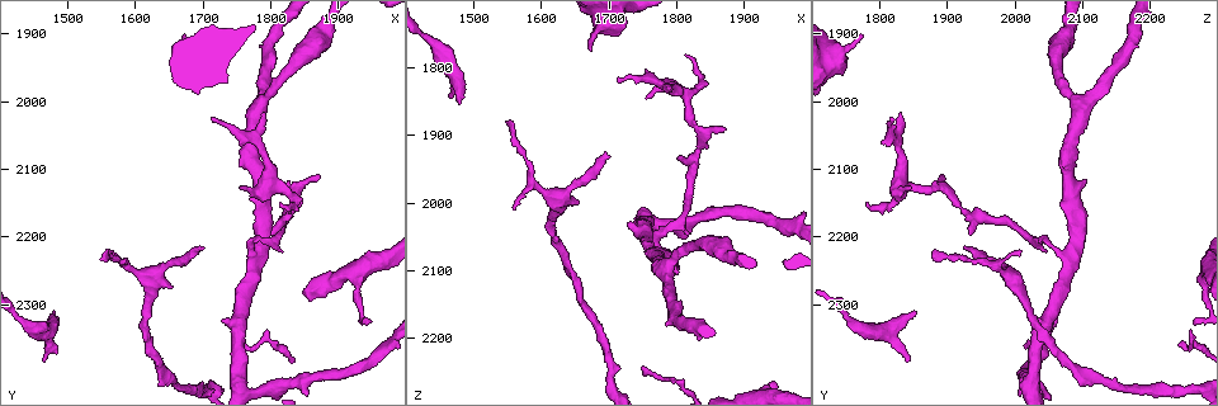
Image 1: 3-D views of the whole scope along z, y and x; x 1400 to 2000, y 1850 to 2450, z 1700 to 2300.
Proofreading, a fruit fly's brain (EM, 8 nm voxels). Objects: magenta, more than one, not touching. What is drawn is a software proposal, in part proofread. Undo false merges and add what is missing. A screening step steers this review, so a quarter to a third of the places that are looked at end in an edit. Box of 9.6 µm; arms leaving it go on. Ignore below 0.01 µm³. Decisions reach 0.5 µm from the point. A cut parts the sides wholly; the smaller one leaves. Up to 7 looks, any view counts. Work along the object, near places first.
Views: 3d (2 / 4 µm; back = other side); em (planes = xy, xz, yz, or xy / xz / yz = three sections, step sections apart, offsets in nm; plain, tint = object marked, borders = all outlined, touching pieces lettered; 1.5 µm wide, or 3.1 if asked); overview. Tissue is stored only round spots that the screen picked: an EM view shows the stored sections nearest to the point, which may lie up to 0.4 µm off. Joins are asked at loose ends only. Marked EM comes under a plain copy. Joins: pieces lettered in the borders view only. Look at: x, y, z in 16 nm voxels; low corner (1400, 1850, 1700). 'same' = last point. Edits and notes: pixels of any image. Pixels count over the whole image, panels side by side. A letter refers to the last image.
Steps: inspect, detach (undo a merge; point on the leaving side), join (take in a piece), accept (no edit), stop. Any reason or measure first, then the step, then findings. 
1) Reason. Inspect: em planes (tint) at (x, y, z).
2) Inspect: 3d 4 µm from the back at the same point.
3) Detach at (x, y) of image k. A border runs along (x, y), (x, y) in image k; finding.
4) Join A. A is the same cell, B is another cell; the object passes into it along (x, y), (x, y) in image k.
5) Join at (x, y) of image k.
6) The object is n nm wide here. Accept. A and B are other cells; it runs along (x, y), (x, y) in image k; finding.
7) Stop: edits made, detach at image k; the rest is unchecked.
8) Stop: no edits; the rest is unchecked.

Free end. Inspect: 3d 4 µm from the back at (1700, 2215, 1935).

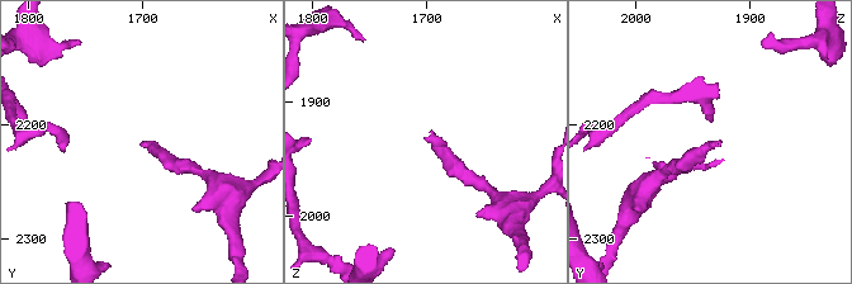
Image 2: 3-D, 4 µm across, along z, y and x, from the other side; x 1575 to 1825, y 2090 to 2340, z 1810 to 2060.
Inspect: em planes (tint) at (1700, 2216, 1930).

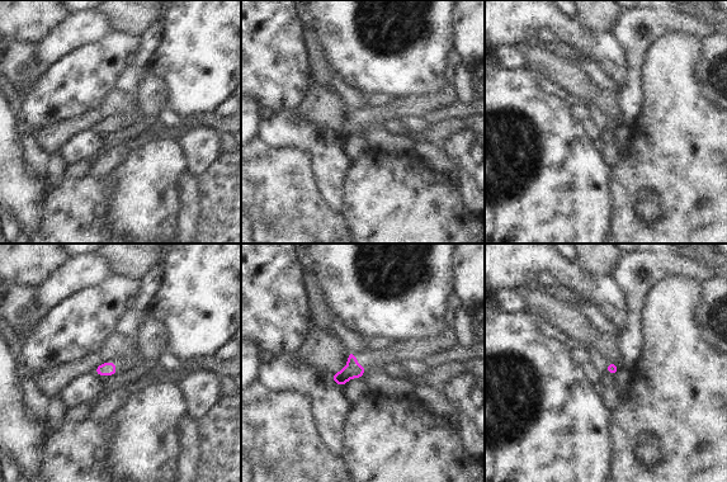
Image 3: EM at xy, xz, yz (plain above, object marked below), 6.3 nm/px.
Inspect: em planes (borders) at the same point.

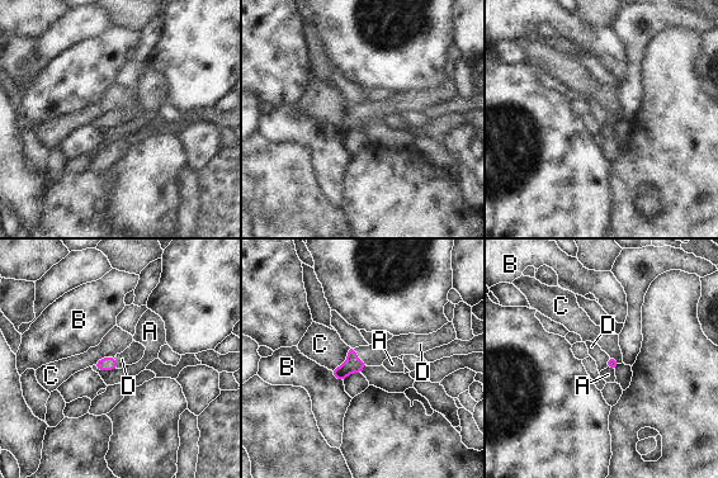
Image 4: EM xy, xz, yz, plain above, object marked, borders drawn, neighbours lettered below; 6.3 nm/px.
Join D. D is the same cell, A, B and C are other cells; the object passes into it along (353, 364), (357, 358), (374, 355) in image 4; the cell continues.

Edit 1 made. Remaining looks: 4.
Inspect: overview.

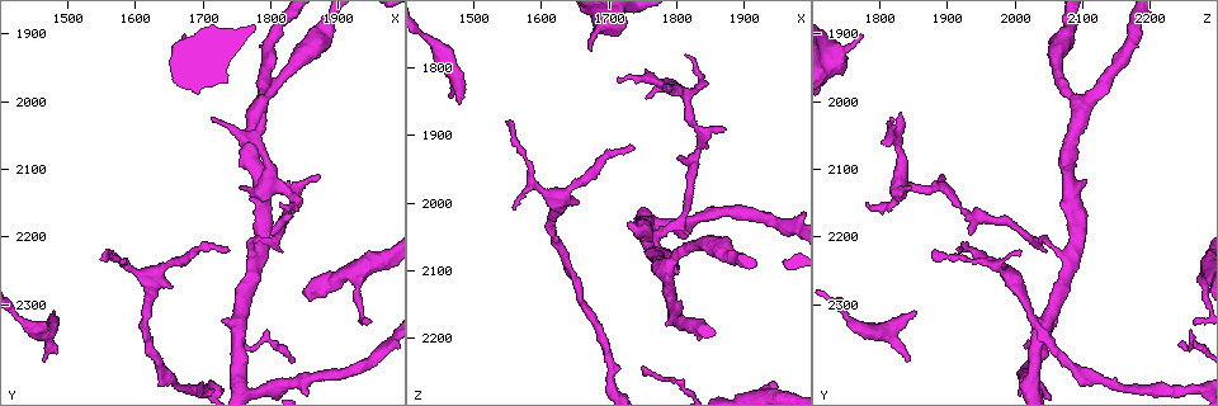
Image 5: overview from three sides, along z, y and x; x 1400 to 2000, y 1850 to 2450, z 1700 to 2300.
Free end. Inspect: 3d 2 µm at (1480, 2310, 1855).

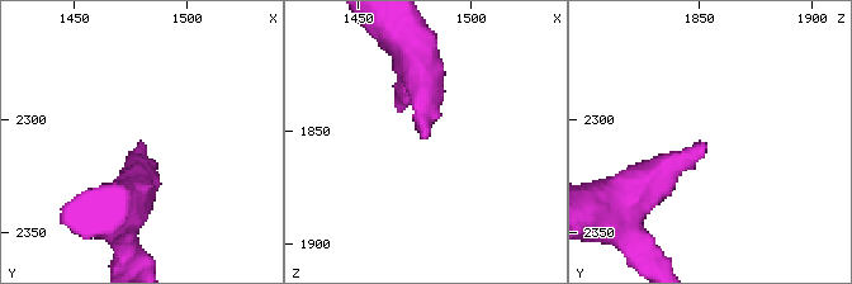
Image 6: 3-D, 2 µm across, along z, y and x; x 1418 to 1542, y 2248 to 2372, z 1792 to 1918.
Need the tissue. Inspect: em xy step 8 (borders) at (1479, 2311, 1853).

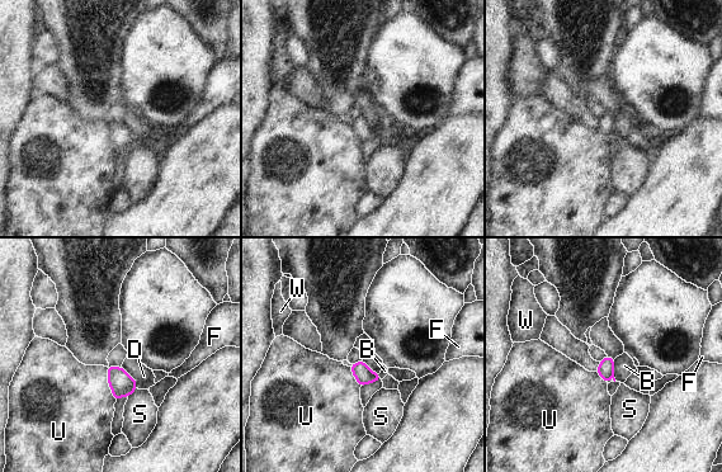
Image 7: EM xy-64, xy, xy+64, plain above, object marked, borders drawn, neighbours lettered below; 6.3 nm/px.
Accept. B, D, F, S, U and W are other cells; a border runs along (613, 359), (613, 377), (616, 380) in image 7; none of them fits.

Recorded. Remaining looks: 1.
Stop: edits made, join at image 4; the rest is unchecked.

